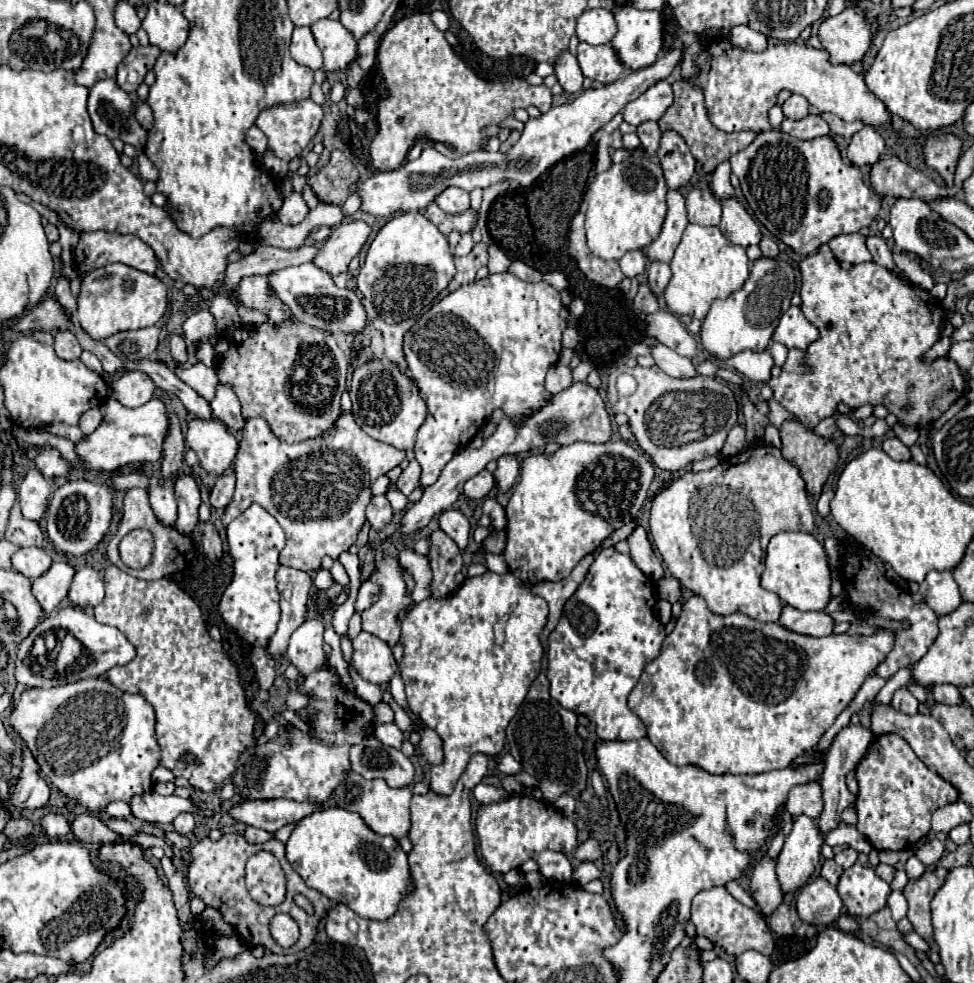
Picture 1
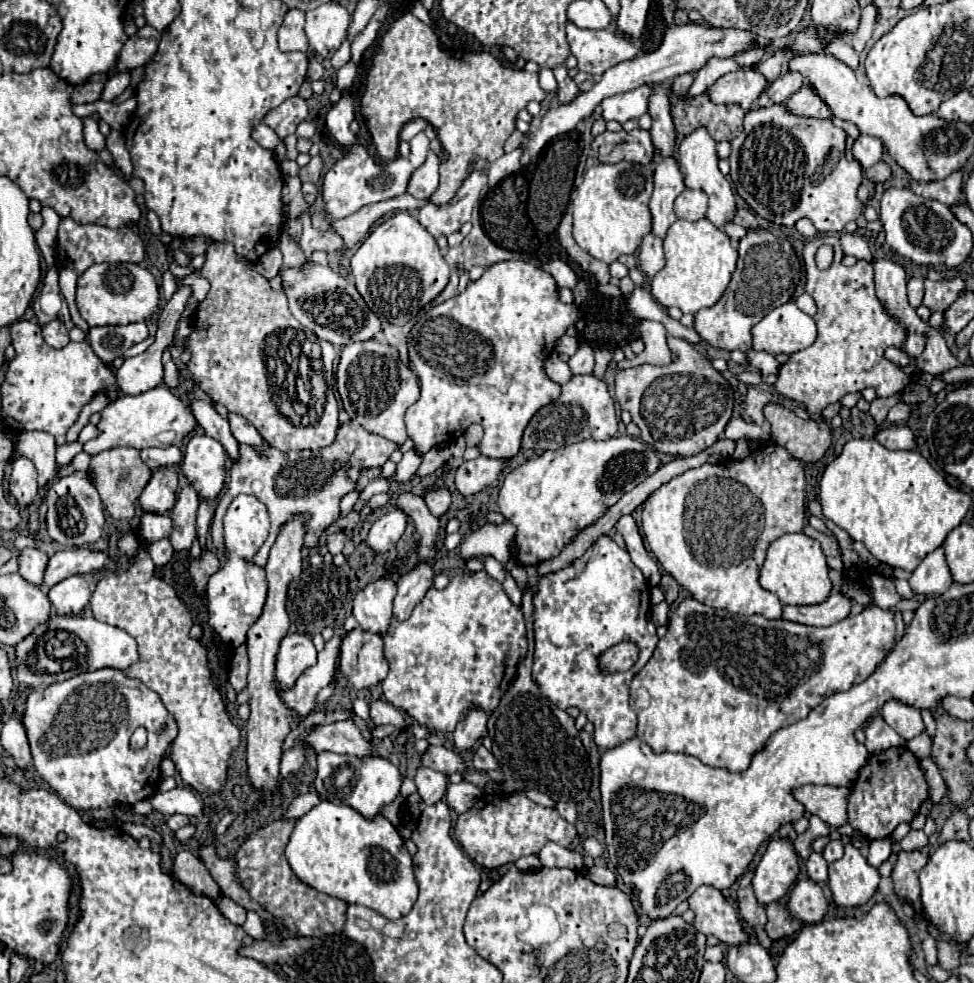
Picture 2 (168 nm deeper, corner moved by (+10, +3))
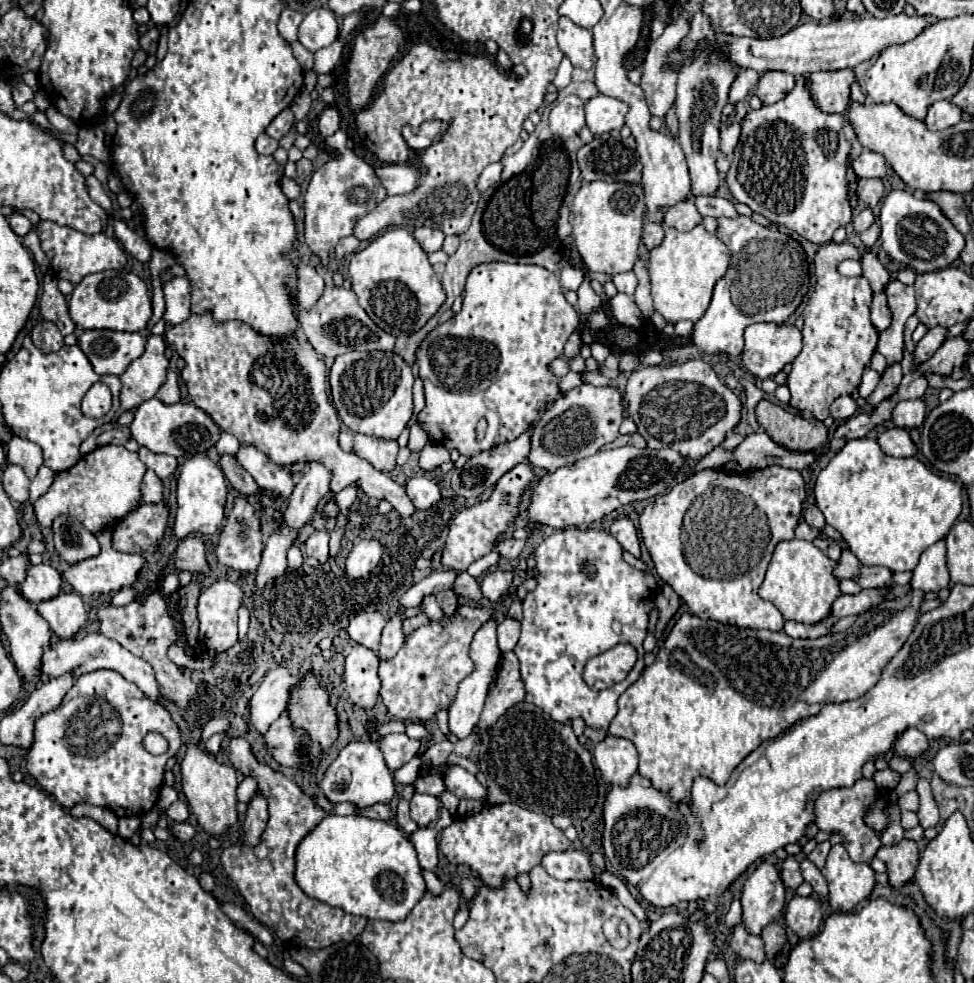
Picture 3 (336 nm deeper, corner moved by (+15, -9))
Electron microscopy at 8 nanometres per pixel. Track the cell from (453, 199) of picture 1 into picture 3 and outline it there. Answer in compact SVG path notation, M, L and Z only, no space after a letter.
M417 162L405 164L387 164L375 170L381 182L385 184L389 196L403 196L413 192L421 180L421 168Z

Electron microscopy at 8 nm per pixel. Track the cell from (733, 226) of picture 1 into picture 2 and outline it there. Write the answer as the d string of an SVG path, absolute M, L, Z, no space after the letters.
M700 126L700 128L696 128L694 132L690 132L688 136L682 138L682 142L678 144L678 154L676 156L678 156L680 164L682 164L686 186L692 188L692 190L702 190L710 198L710 208L708 208L706 218L714 226L722 228L726 222L732 220L732 214L736 212L736 202L734 202L734 194L732 194L732 188L730 188L728 178L718 168L716 140L710 136L710 132L704 126Z

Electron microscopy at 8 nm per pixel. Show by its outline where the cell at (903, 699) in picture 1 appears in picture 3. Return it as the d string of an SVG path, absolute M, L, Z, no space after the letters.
M907 728L905 732L901 732L901 736L897 738L897 742L893 744L895 754L907 756L907 758L917 758L917 756L921 756L927 748L929 748L929 740L927 740L927 736L925 736L921 730L917 730L917 728Z

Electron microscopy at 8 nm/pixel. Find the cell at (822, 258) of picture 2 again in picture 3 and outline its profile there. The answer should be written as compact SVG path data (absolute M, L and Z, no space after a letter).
M845 260L837 266L837 270L845 276L861 276L861 262L859 260Z

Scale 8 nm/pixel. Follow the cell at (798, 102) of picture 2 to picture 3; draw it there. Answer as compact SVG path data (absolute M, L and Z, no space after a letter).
M837 70L837 72L815 72L809 74L809 92L813 92L813 100L817 100L817 108L821 112L845 112L849 104L849 86L855 82L853 70Z

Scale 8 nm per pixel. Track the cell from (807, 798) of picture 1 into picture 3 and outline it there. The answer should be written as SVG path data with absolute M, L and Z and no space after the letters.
M861 778L853 784L853 788L827 790L827 792L821 792L815 800L815 826L827 834L839 832L843 836L843 846L847 848L853 862L871 862L881 846L881 840L877 838L877 834L863 822L865 808L869 808L877 796L879 796L877 784L873 780Z

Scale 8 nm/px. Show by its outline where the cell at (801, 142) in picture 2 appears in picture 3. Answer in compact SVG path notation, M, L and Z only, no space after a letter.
M799 76L795 88L783 100L747 112L727 172L733 200L747 204L755 214L797 232L813 244L831 242L833 232L845 228L853 214L845 178L851 146L841 132L843 124L841 114L817 110L805 78Z

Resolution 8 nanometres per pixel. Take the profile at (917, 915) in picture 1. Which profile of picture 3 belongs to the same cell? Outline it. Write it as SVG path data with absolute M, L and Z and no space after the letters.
M901 840L897 846L879 848L877 858L887 864L889 884L895 890L901 890L907 882L913 880L919 864L919 848L913 840Z

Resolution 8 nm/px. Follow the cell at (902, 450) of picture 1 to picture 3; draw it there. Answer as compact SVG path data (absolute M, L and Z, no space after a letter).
M889 428L885 430L879 438L877 438L881 450L887 456L895 456L895 458L907 458L913 456L917 452L915 444L909 438L909 432L903 428Z

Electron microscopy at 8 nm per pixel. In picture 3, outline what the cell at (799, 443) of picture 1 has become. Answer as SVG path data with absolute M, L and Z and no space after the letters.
M761 400L755 412L759 426L783 448L793 452L813 452L827 444L827 428L815 418L805 420L801 416L793 416L769 400Z

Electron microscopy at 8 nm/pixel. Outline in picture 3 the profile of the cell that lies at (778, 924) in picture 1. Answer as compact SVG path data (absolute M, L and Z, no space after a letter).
M771 922L763 928L761 932L761 938L765 942L765 952L767 952L767 958L773 960L775 954L785 946L787 942L787 930L785 926L781 926L779 922Z

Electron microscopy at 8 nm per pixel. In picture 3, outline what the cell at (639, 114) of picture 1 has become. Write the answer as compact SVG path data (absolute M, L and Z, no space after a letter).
M595 96L585 104L587 126L599 136L611 130L621 130L625 126L625 112L629 112L629 106L609 96Z

